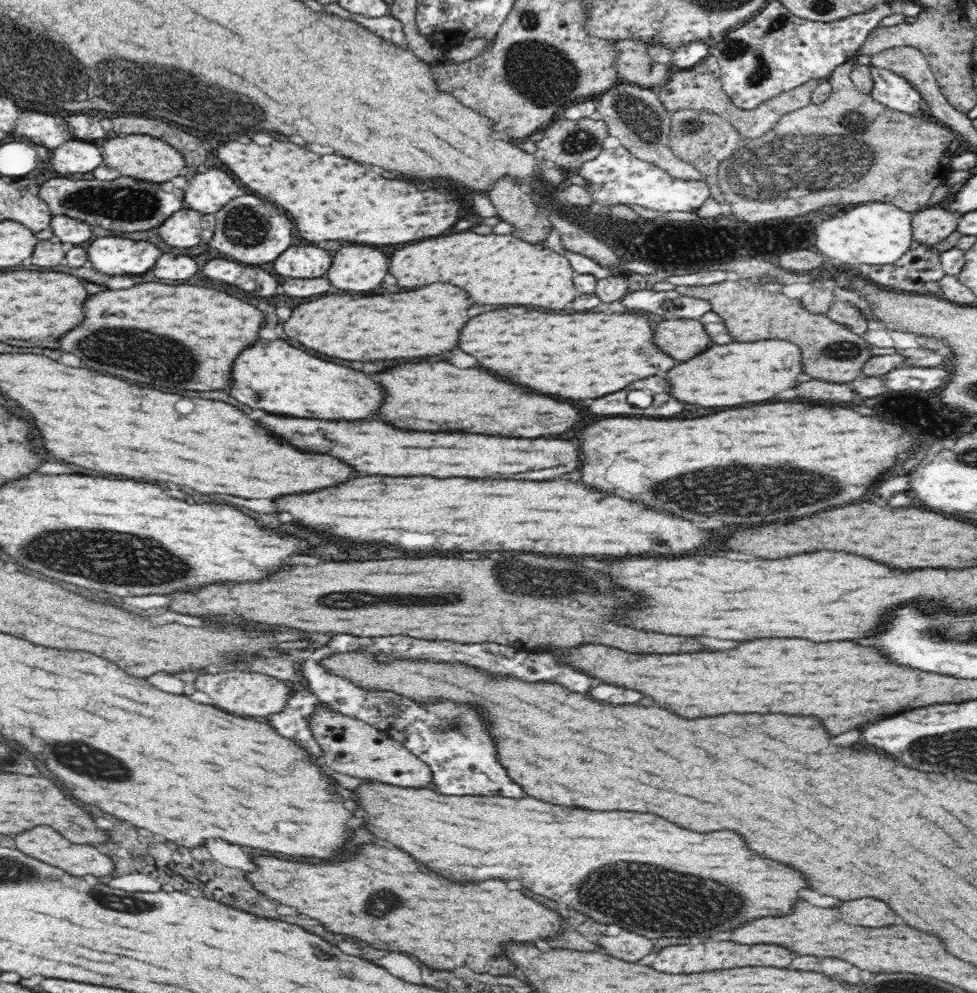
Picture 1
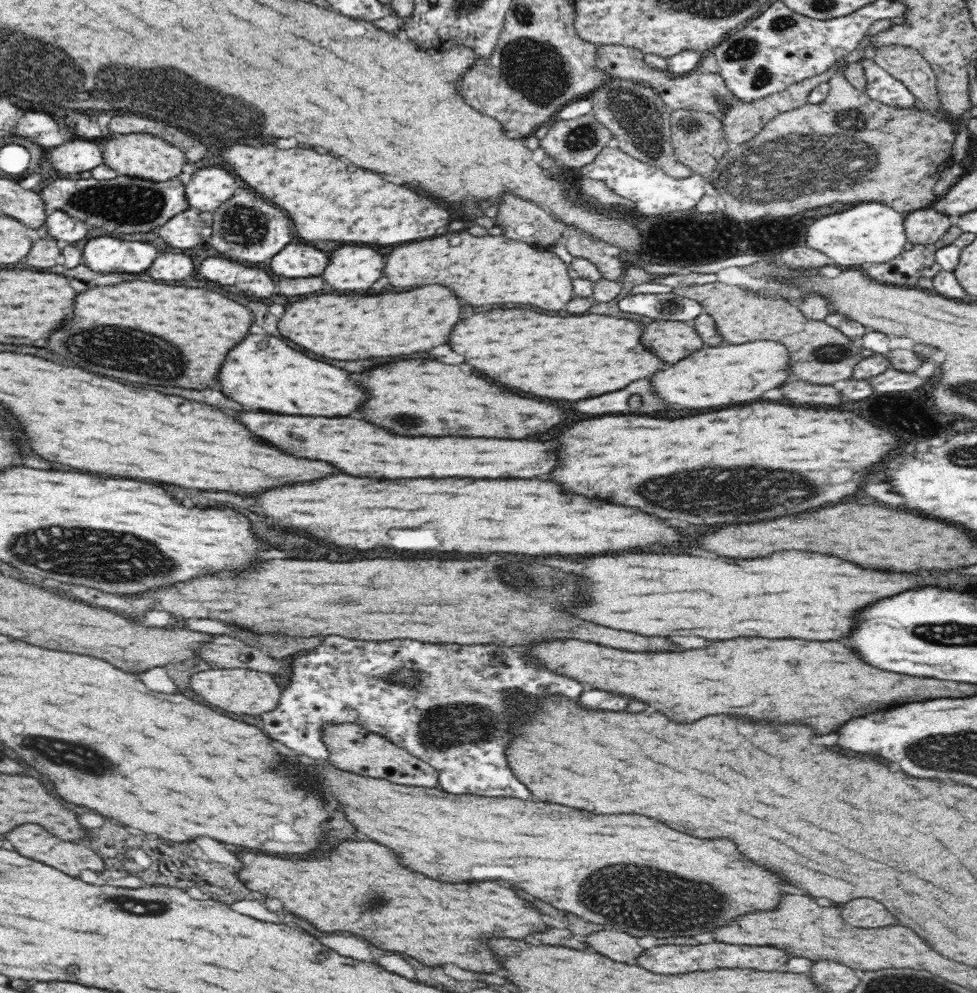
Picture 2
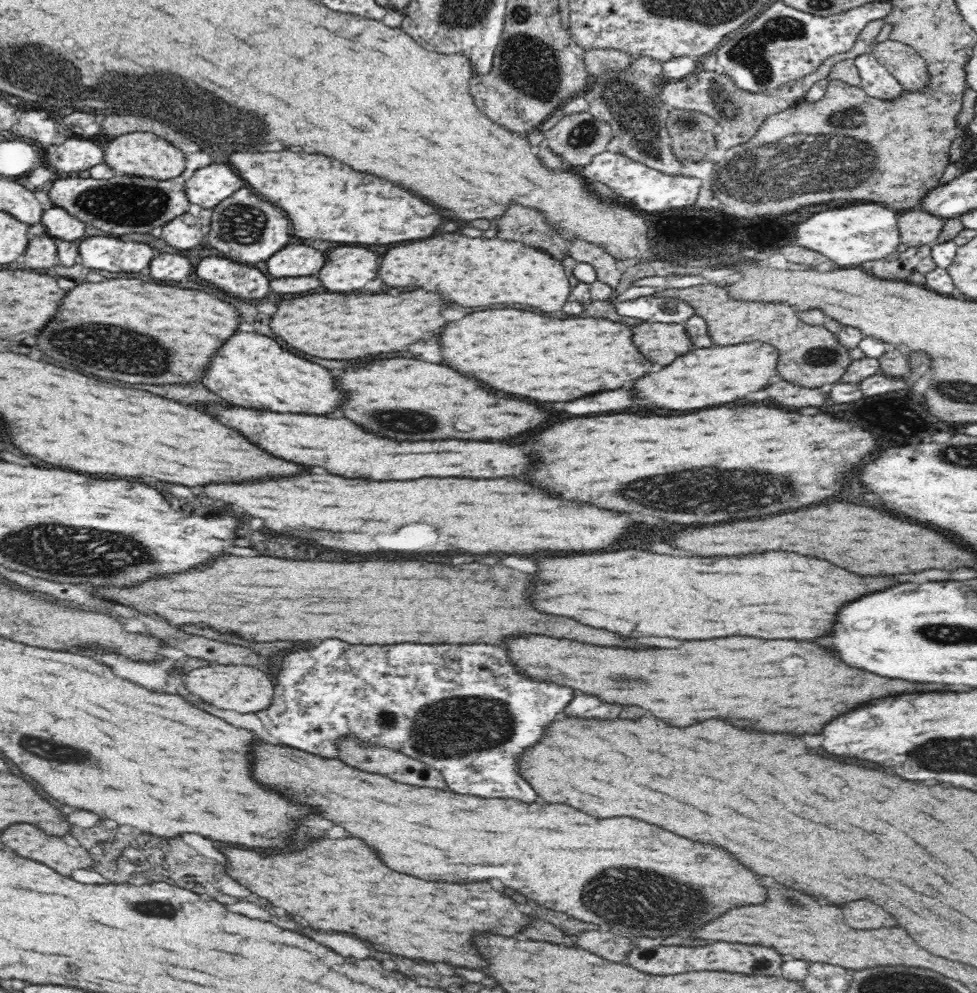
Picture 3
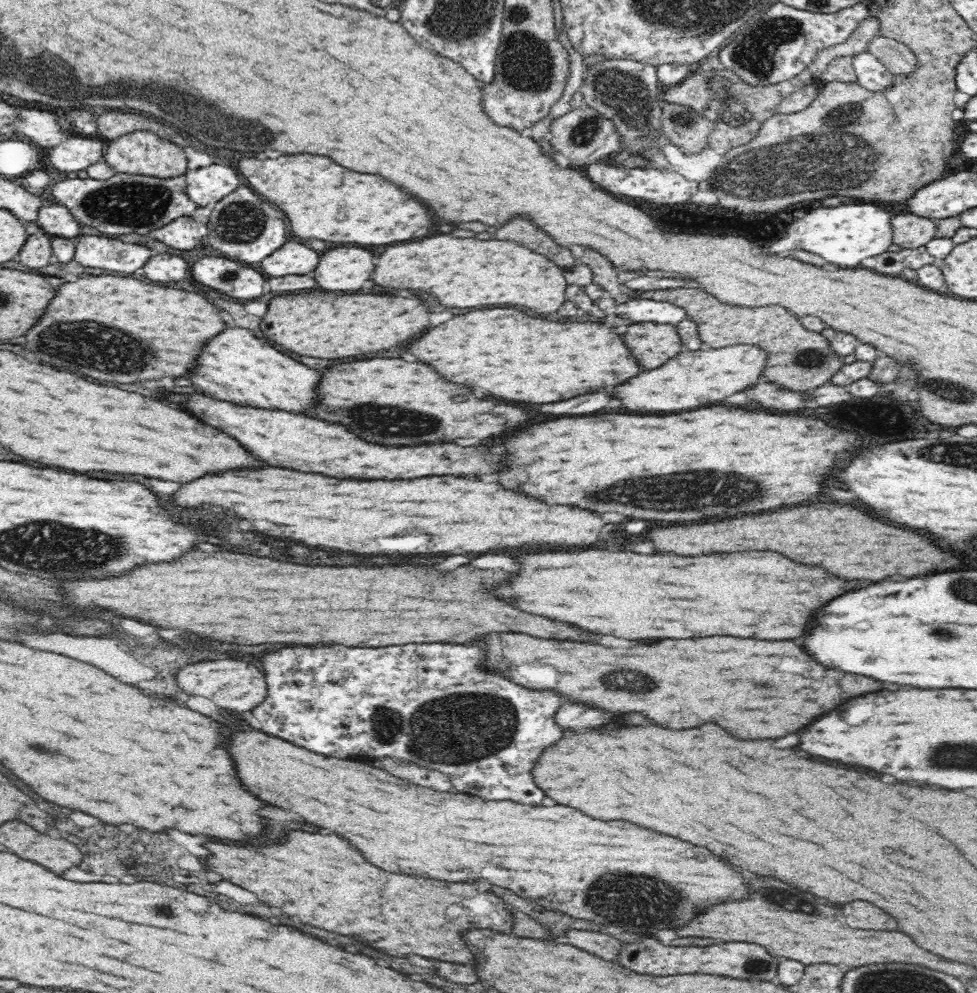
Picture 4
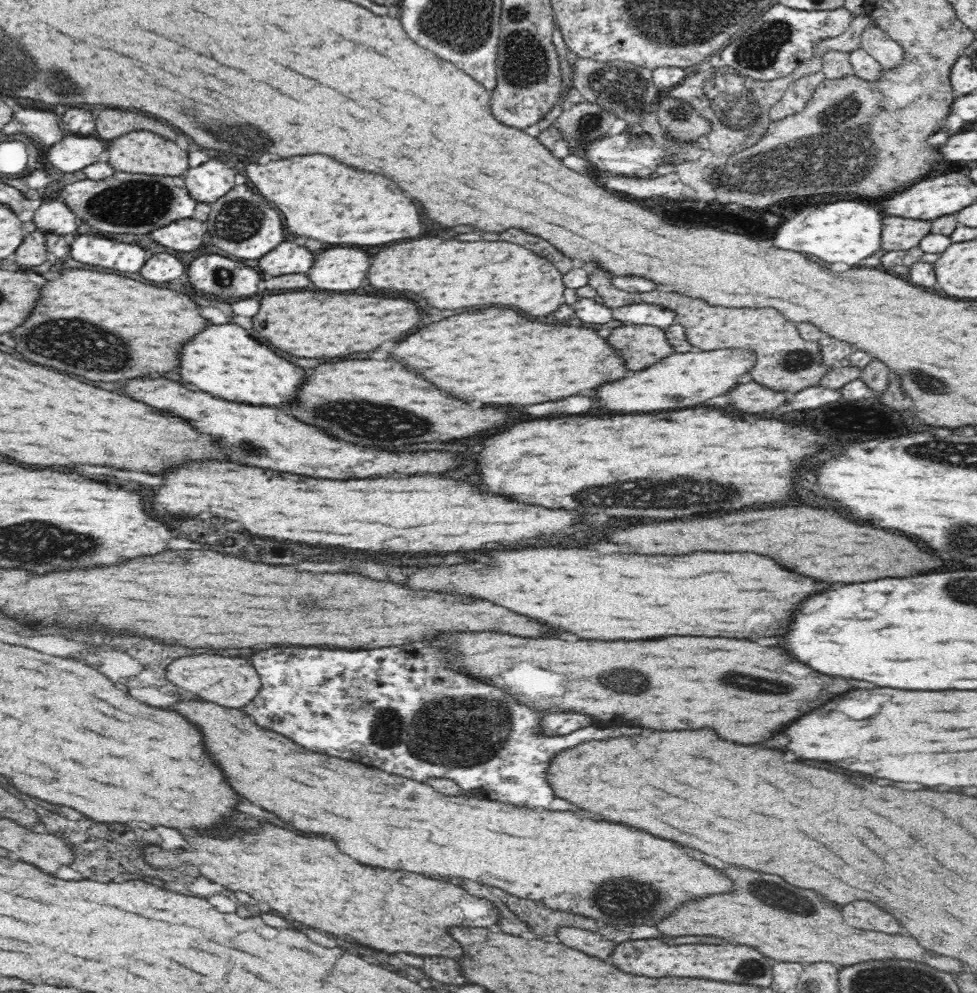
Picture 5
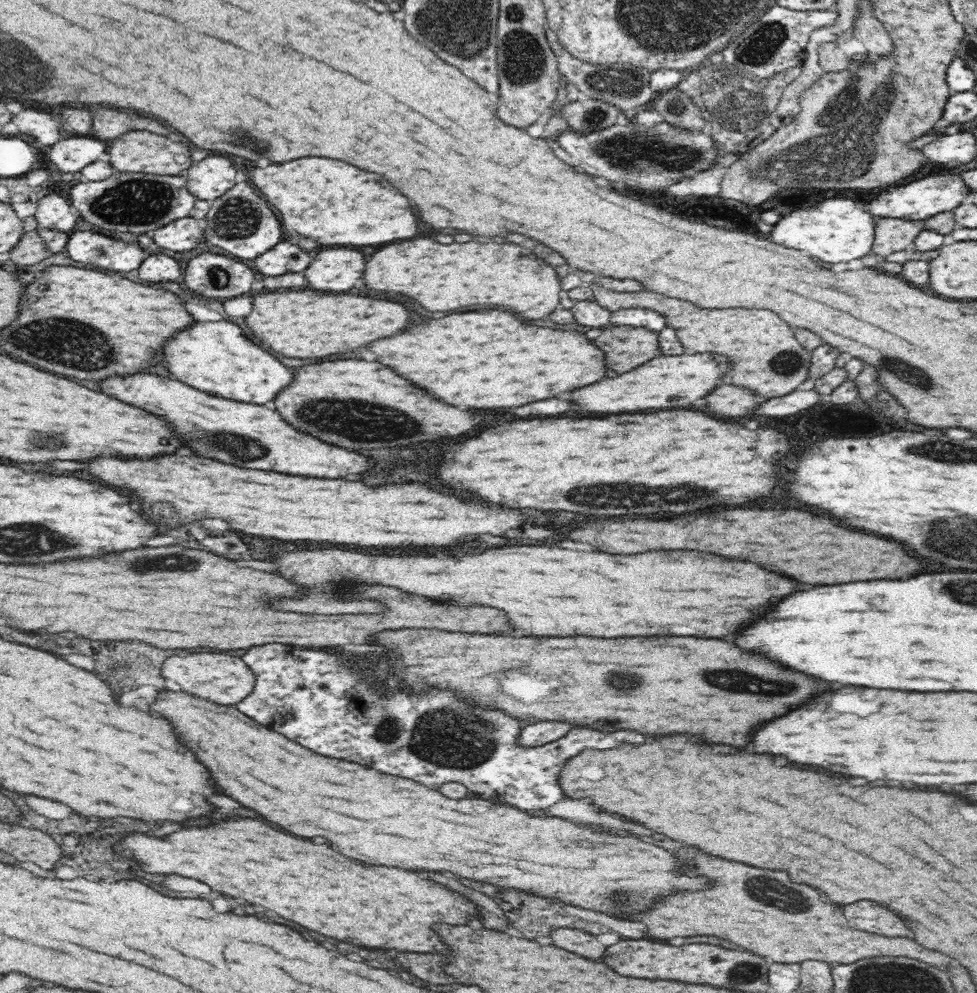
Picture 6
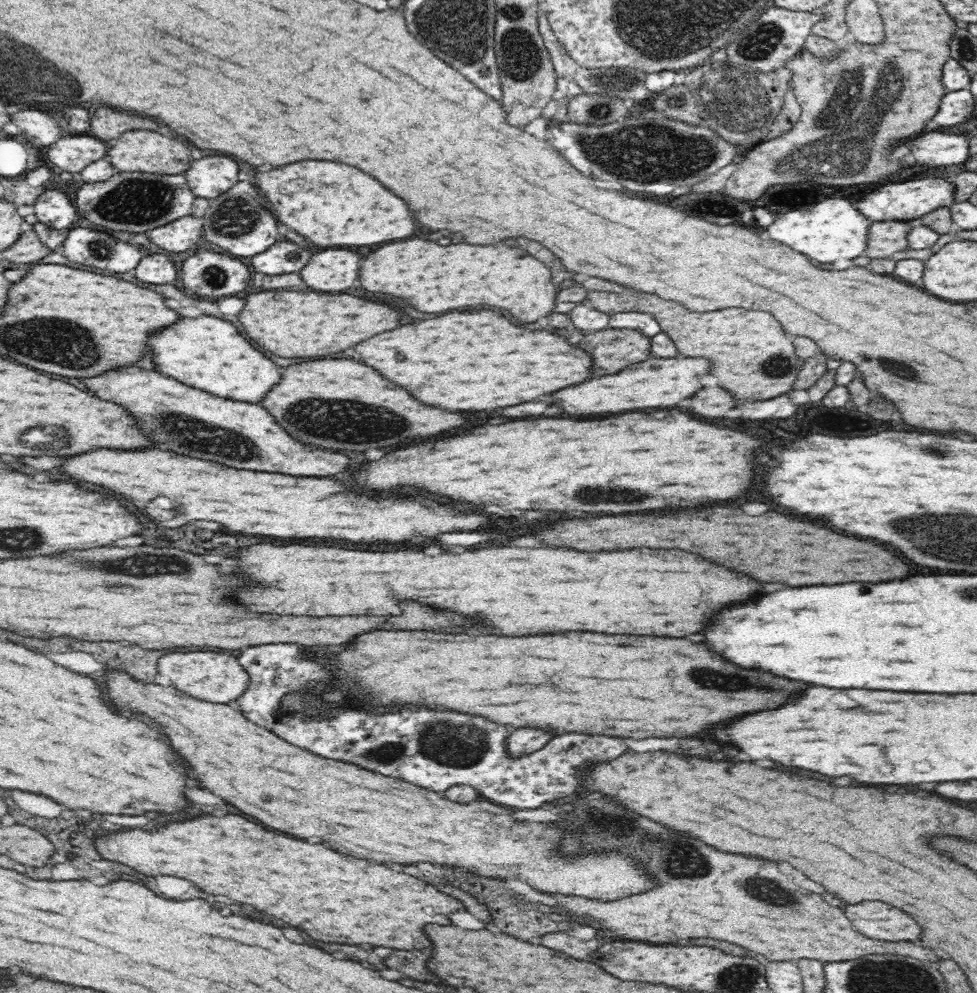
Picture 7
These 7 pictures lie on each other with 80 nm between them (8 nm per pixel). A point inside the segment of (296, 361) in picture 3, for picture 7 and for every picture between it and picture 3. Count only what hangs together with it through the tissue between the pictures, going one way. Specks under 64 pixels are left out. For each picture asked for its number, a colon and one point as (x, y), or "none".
4: (235, 366)
5: (223, 360)
6: (216, 357)
7: (208, 353)

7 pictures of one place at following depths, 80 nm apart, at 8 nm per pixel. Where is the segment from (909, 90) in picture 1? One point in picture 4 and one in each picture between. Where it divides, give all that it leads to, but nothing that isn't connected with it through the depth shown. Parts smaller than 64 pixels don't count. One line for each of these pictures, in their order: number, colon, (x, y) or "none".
2: (881, 86)
3: (876, 81)
4: (870, 72)

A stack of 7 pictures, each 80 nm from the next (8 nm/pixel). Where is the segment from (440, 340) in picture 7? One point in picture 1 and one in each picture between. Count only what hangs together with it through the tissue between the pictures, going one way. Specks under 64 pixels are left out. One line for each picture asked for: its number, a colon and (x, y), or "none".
1: (580, 356)
2: (578, 357)
3: (519, 353)
4: (500, 352)
5: (496, 357)
6: (489, 359)

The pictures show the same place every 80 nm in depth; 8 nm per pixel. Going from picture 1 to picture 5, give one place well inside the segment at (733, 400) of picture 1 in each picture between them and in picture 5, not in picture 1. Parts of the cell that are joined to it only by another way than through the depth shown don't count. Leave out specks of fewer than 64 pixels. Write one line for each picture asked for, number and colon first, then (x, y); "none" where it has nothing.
2: (711, 376)
3: (701, 378)
4: (693, 378)
5: (680, 380)

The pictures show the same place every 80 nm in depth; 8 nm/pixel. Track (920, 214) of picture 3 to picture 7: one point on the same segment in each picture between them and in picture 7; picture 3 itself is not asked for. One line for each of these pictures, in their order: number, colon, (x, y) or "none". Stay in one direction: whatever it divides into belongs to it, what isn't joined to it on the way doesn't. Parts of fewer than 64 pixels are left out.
4: (909, 231)
5: (897, 233)
6: (891, 234)
7: (883, 239)

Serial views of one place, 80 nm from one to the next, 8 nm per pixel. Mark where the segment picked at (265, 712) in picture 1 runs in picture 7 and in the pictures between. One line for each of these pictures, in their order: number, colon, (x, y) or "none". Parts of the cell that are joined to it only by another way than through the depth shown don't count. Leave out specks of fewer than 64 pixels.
2: (247, 692)
3: (241, 688)
4: (237, 686)
5: (232, 682)
6: (221, 678)
7: (217, 677)

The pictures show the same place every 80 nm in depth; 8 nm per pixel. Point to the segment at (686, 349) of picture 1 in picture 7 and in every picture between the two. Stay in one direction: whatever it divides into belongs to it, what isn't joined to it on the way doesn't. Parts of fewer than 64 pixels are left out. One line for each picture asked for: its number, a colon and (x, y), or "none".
2: (670, 340)
3: (660, 342)
4: (651, 344)
5: (640, 345)
6: (626, 347)
7: (611, 349)

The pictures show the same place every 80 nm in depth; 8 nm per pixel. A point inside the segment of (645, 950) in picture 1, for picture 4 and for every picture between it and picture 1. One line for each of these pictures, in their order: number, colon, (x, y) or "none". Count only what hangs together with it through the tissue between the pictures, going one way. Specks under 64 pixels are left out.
2: (619, 945)
3: (612, 947)
4: (603, 945)

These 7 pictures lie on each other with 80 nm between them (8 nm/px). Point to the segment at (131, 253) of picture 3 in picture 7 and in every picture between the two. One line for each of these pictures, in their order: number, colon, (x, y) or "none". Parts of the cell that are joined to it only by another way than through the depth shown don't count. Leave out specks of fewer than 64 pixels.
4: (106, 252)
5: (97, 250)
6: (89, 247)
7: (87, 246)

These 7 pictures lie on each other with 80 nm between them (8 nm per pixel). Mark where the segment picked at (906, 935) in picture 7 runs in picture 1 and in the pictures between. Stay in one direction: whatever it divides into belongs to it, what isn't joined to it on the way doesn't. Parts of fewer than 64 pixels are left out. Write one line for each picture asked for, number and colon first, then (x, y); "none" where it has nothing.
1: (865, 912)
2: (863, 913)
3: (863, 915)
4: (864, 915)
5: (864, 915)
6: (868, 916)

